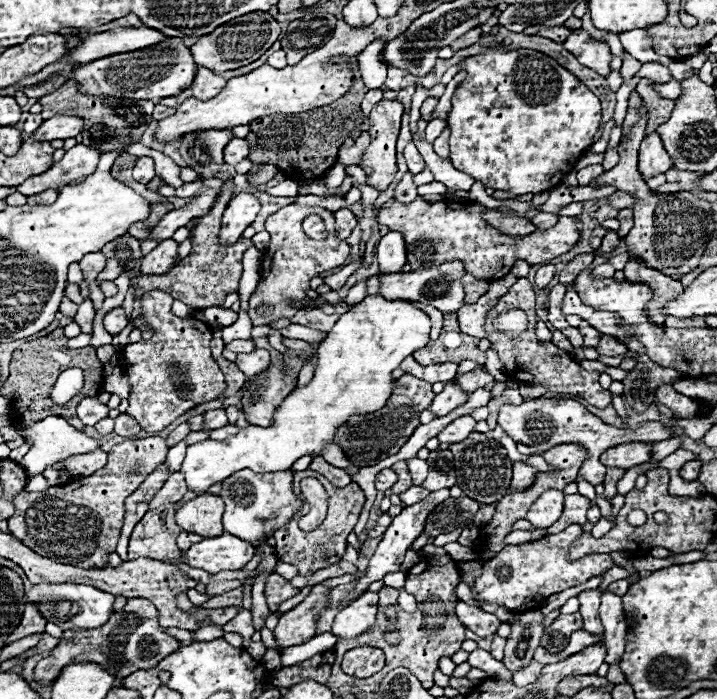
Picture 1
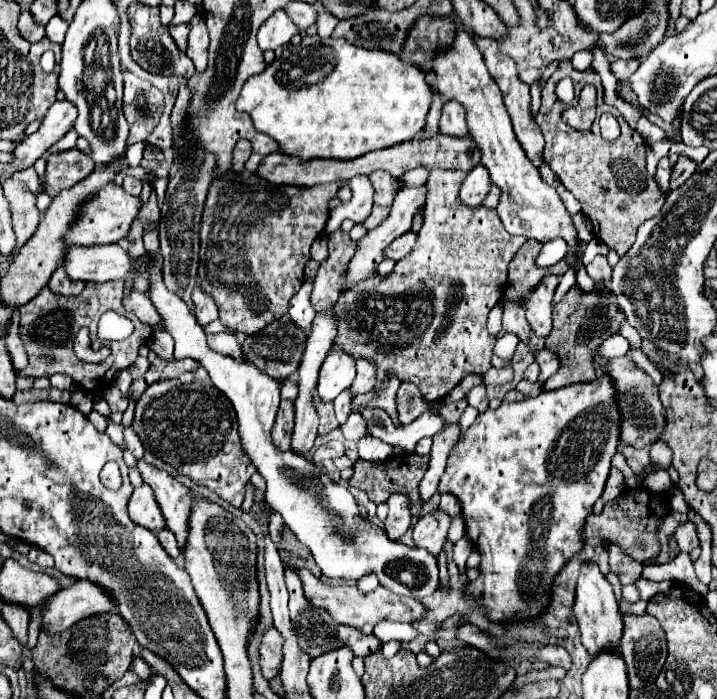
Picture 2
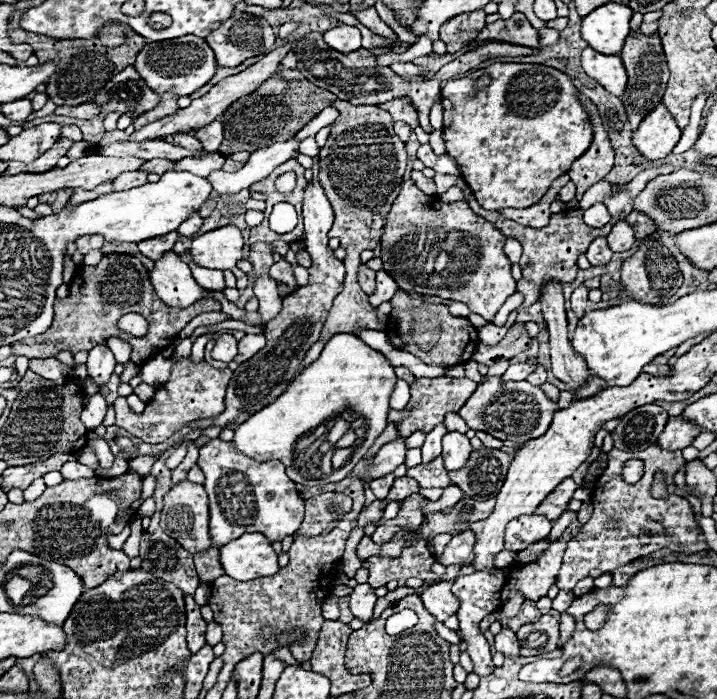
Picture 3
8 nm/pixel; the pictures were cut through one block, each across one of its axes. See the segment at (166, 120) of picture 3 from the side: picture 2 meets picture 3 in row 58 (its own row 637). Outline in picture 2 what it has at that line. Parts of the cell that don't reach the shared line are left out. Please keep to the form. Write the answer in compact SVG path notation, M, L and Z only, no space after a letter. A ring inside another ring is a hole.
M270 628L262 634L260 640L260 668L262 668L262 676L266 680L274 678L280 670L282 664L282 642L284 638L280 636L280 632L276 628Z

